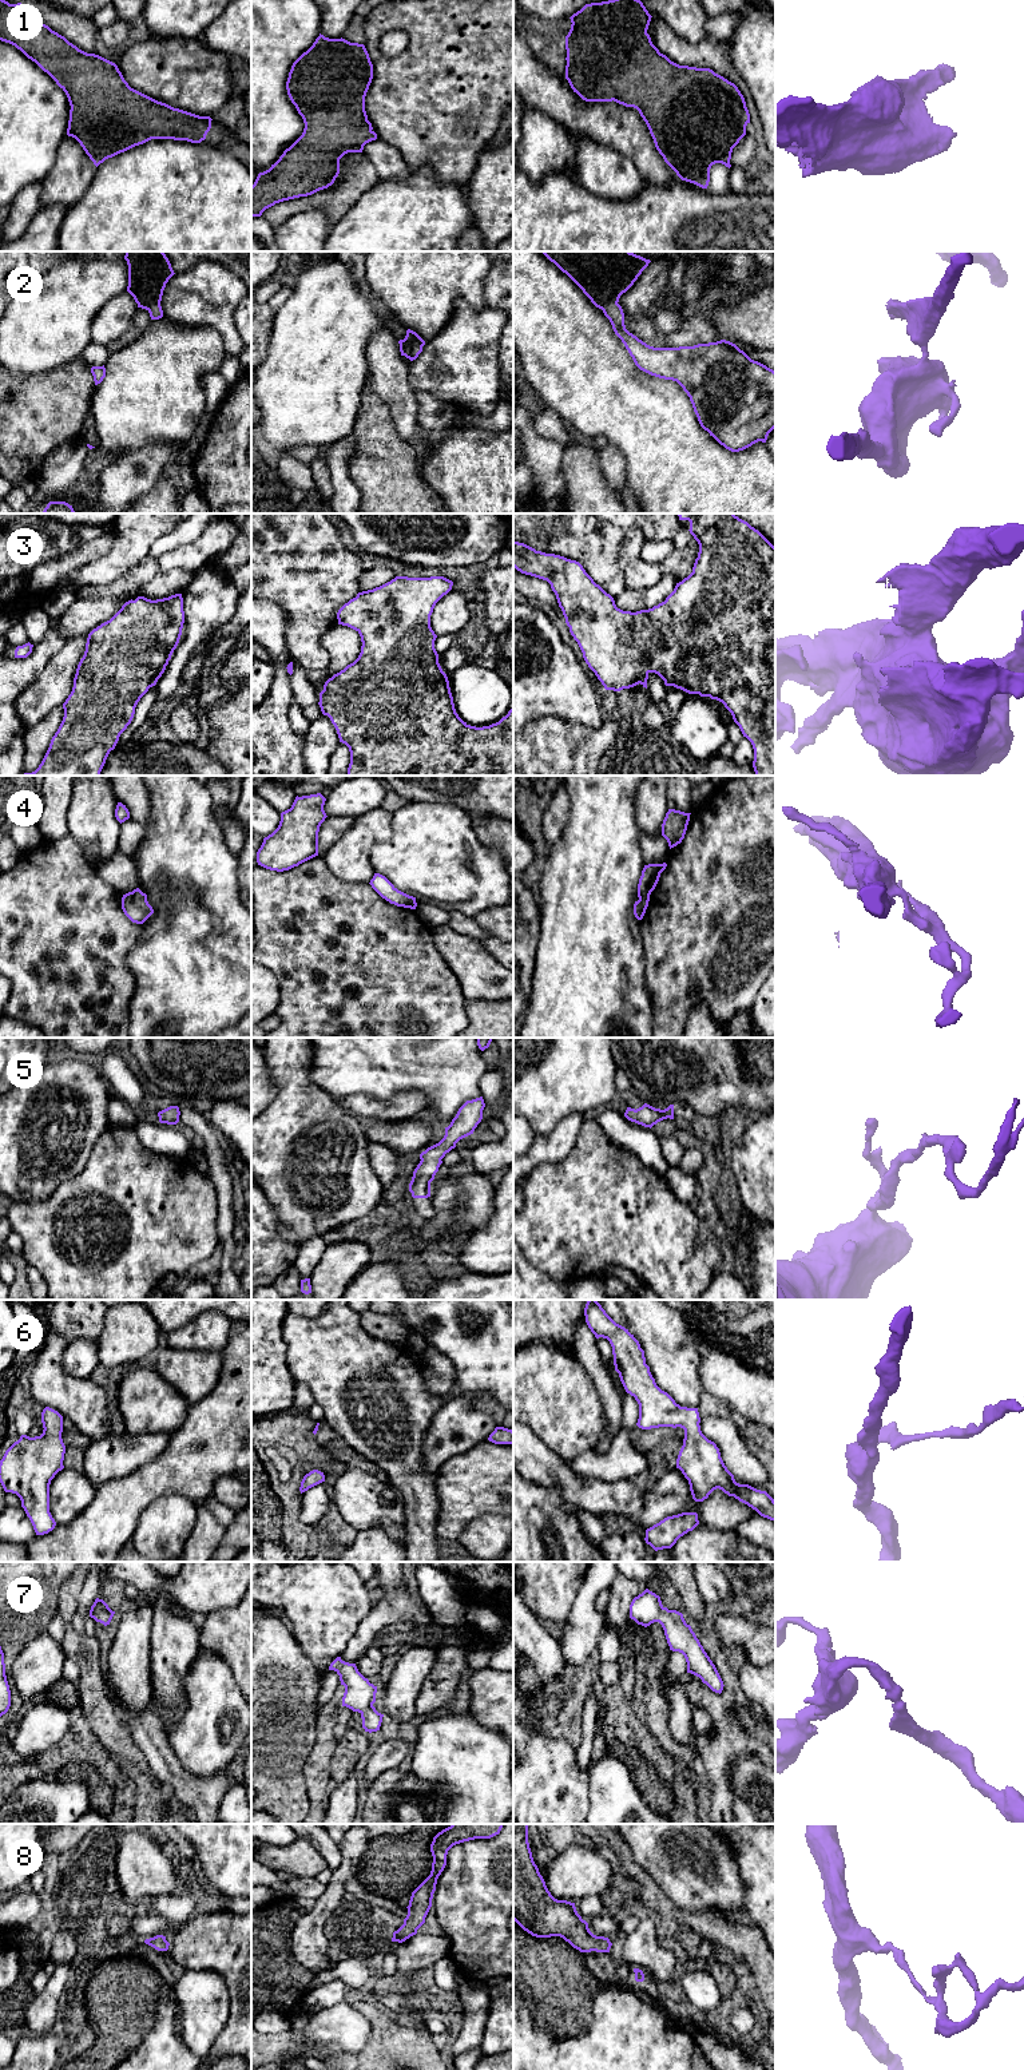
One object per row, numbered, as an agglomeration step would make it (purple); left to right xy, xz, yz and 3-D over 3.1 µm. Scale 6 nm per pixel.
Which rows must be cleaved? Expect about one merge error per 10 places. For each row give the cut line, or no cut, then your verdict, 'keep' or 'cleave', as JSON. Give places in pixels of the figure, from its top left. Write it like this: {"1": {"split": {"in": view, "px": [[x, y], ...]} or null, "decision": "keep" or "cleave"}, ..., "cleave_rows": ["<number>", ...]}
{"1": {"split": null, "decision": "keep"}, "2": {"split": null, "decision": "keep"}, "3": {"split": null, "decision": "keep"}, "4": {"split": {"in": "yz", "px": [[638, 900], [643, 913]]}, "decision": "cleave"}, "5": {"split": null, "decision": "keep"}, "6": {"split": null, "decision": "keep"}, "7": {"split": null, "decision": "keep"}, "8": {"split": null, "decision": "keep"}, "cleave_rows": ["4"]}

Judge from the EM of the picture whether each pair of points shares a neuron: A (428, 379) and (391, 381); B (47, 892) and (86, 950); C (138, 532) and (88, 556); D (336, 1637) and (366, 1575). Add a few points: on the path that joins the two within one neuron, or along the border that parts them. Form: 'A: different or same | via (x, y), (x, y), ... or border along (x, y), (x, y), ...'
A: different | border along (407, 365), (408, 384), (415, 391)
B: same | via (51, 907), (76, 935)
C: different | border along (114, 530), (112, 547), (87, 563)
D: different | border along (358, 1575), (365, 1582)

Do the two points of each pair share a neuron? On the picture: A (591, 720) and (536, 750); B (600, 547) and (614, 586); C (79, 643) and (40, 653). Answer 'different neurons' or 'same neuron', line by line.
A: different neurons
B: same neuron
C: different neurons

